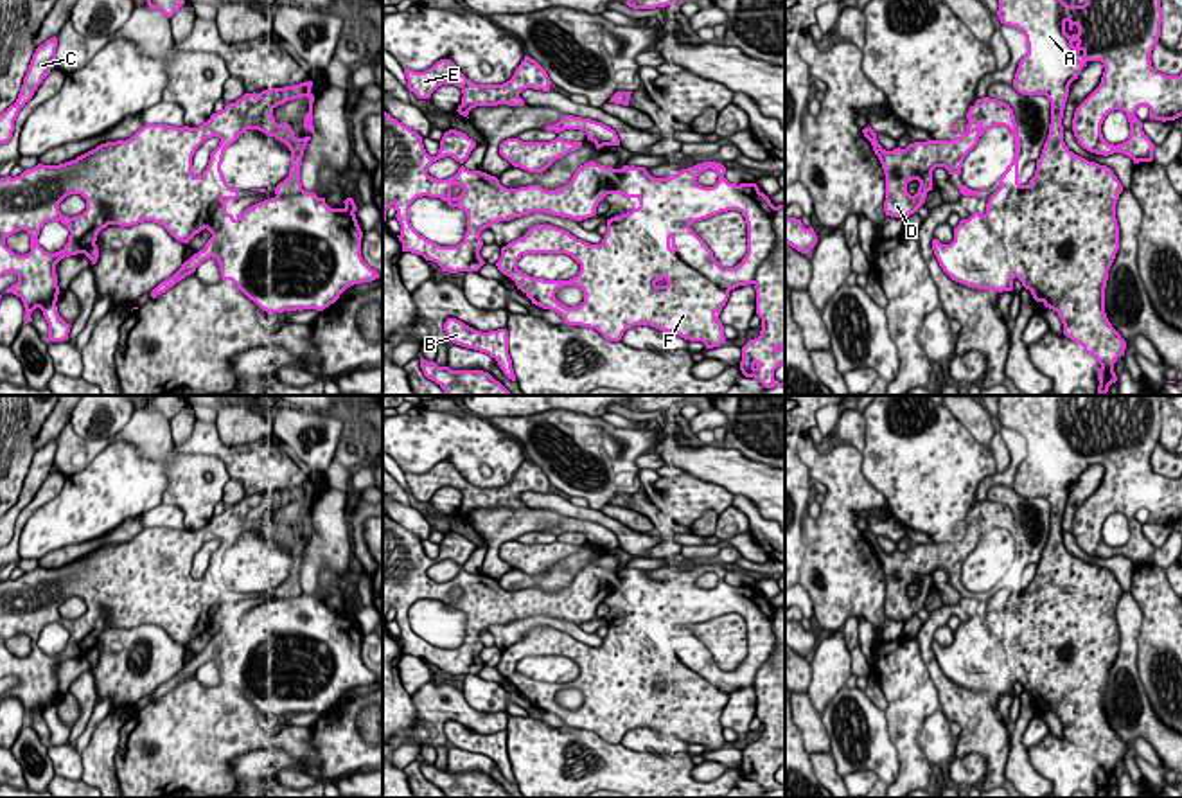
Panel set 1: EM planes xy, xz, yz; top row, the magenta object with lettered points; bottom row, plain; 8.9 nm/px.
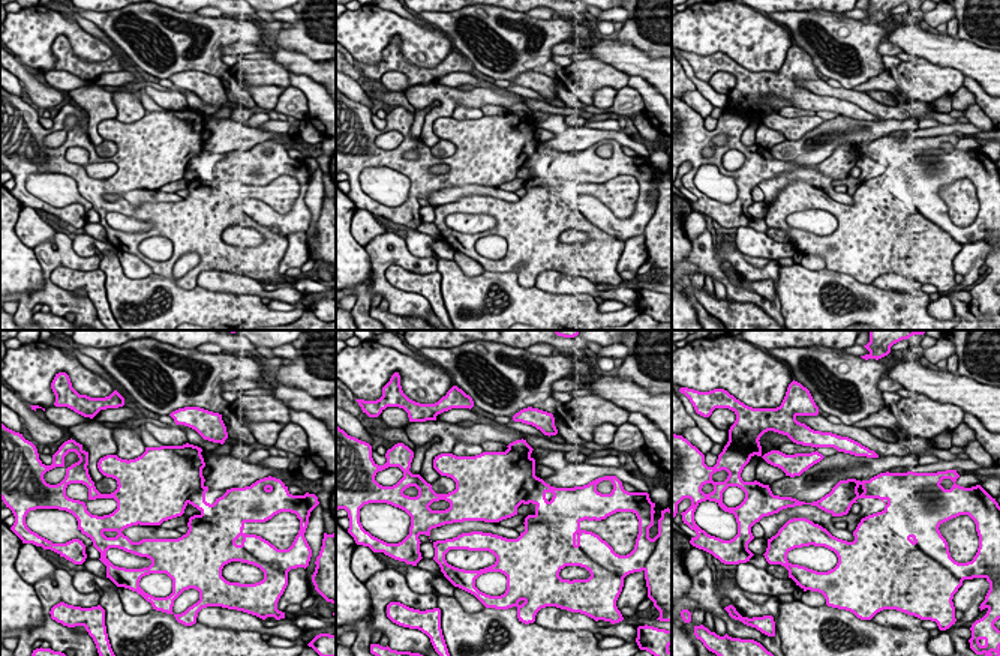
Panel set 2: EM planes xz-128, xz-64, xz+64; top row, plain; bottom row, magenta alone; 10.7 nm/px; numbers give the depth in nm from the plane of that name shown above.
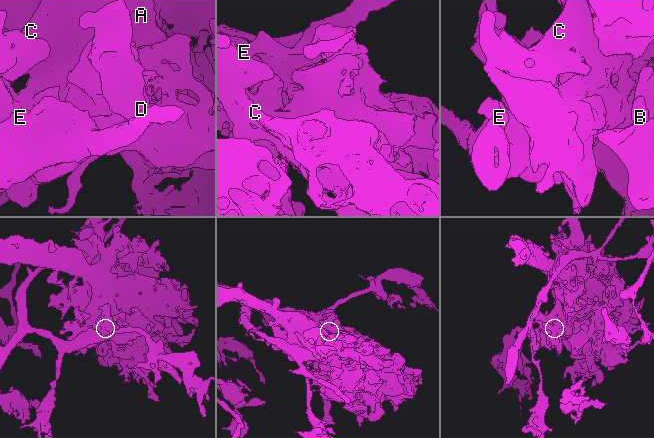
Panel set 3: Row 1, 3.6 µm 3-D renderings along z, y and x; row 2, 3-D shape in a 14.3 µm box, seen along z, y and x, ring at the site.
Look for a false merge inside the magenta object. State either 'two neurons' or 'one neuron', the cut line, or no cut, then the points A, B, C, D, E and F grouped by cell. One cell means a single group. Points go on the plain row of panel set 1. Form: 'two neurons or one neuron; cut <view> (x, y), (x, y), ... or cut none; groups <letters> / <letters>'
two neurons; cut xz (627, 568), (651, 606), (645, 617), (669, 620), (672, 638); groups A B C D F / E

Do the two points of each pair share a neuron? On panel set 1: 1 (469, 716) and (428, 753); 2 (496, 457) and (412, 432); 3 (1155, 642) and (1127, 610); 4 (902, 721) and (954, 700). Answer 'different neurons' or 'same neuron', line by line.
1: different neurons
2: same neuron
3: different neurons
4: different neurons

